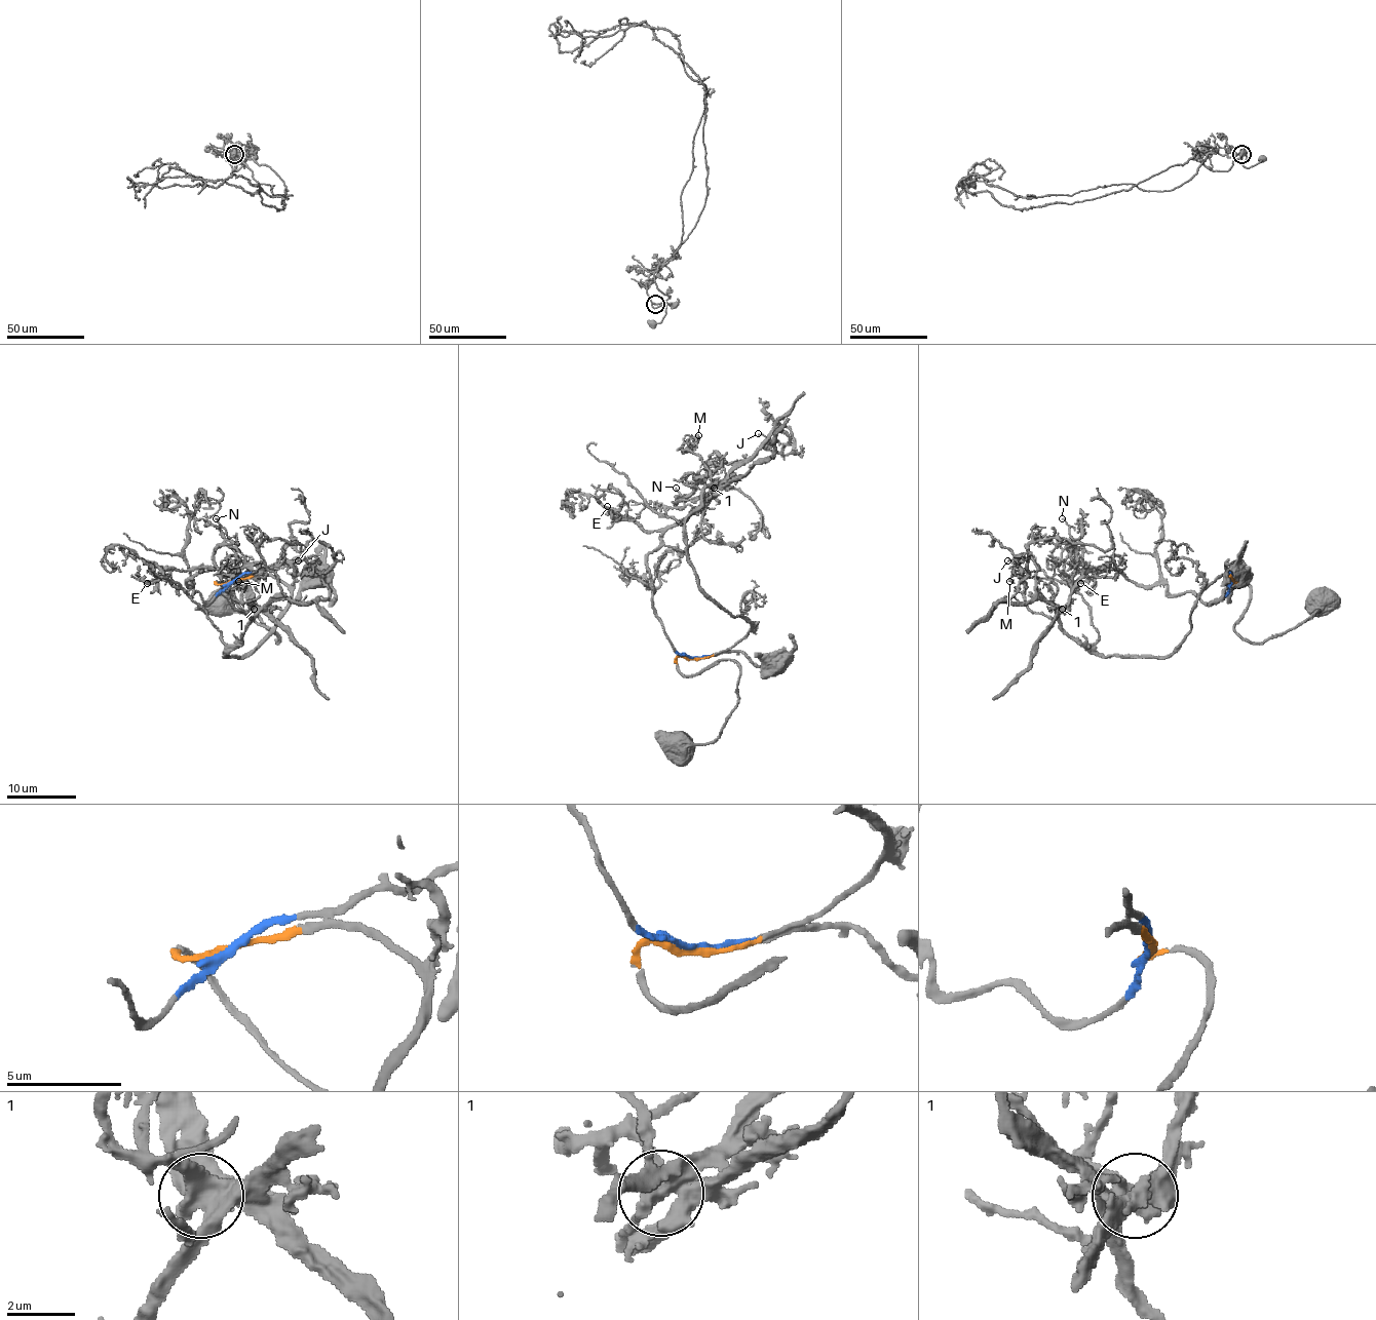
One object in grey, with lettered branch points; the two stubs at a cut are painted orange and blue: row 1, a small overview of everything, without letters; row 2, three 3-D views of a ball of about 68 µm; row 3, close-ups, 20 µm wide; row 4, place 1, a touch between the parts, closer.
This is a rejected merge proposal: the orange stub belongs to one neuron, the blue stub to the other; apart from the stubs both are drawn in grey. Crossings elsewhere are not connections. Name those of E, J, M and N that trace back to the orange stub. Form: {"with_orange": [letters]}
{"with_orange": ["J", "M", "N"]}

